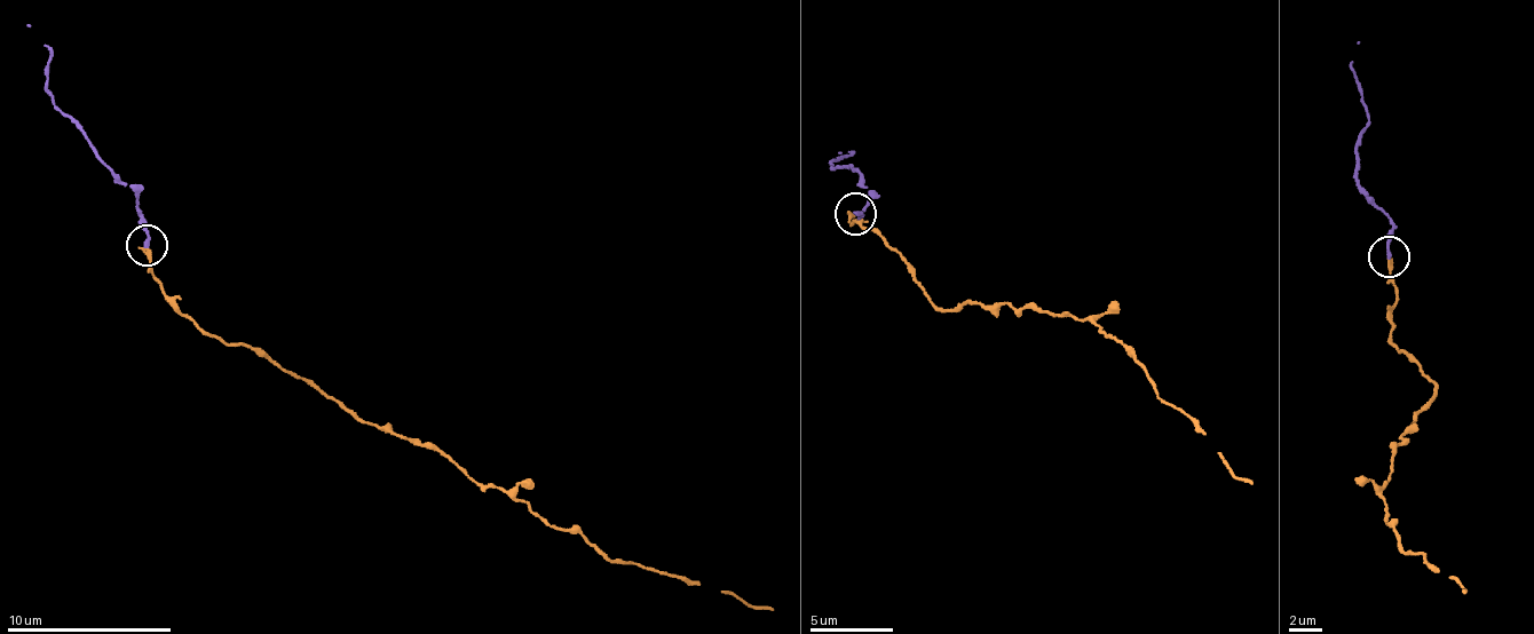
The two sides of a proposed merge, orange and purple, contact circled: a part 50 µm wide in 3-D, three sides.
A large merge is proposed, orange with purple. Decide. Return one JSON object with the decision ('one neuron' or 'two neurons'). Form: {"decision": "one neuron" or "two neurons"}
{"decision": "one neuron"}

